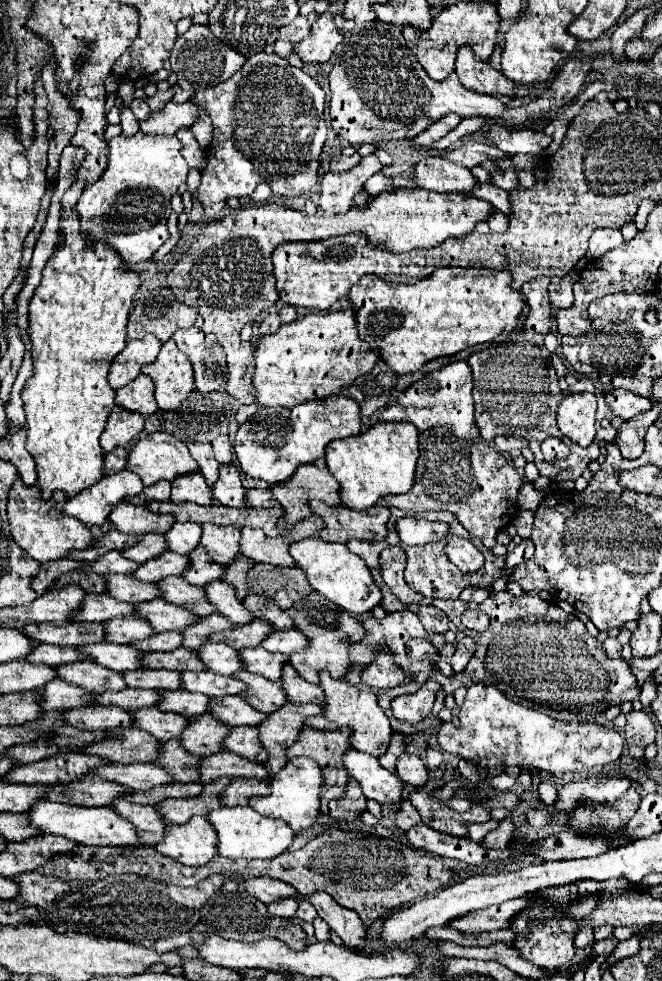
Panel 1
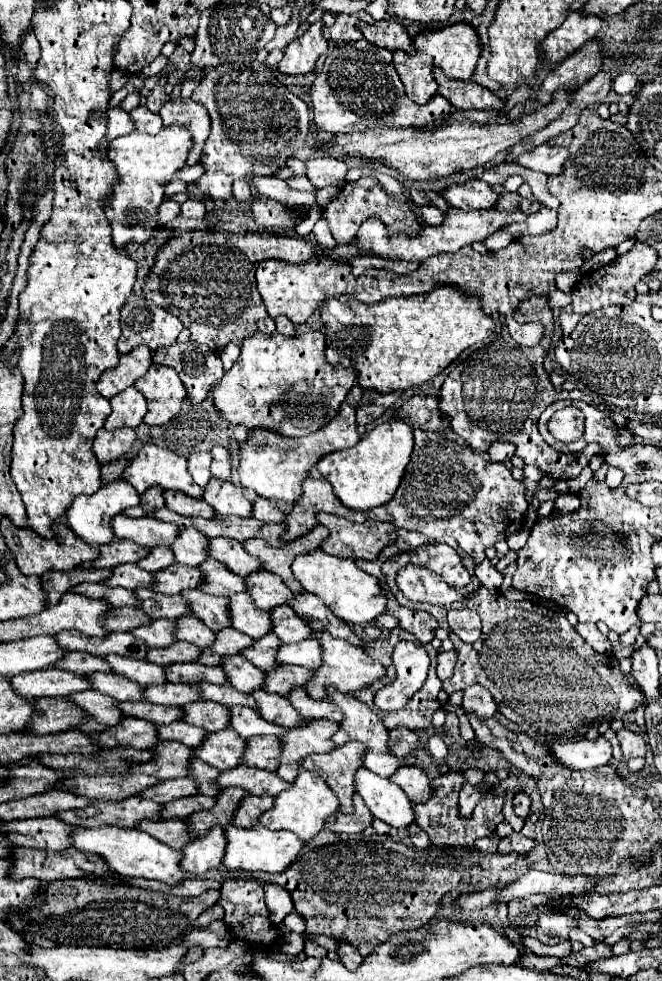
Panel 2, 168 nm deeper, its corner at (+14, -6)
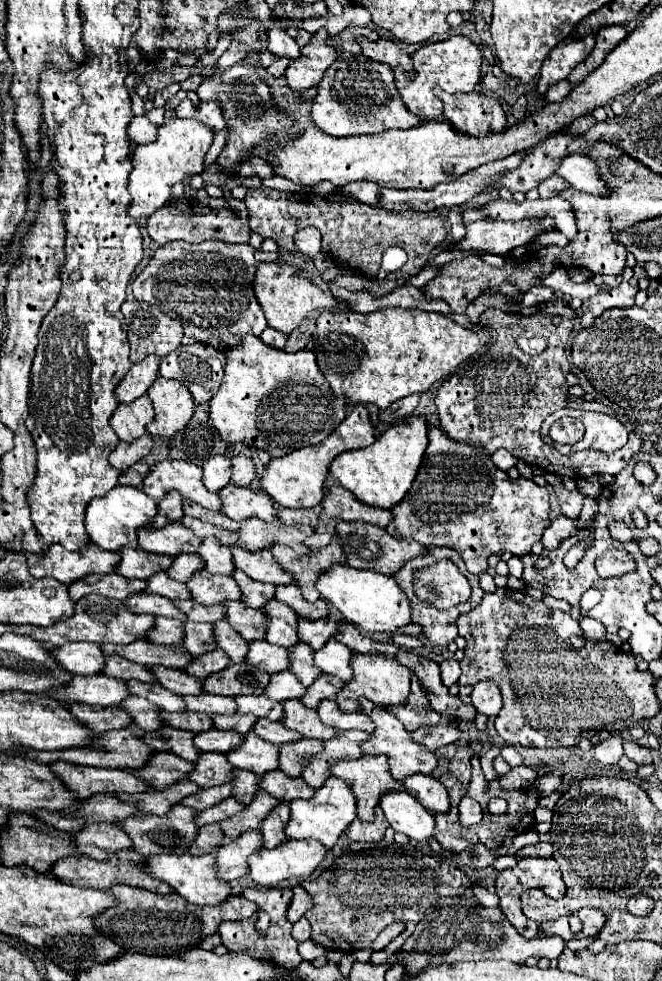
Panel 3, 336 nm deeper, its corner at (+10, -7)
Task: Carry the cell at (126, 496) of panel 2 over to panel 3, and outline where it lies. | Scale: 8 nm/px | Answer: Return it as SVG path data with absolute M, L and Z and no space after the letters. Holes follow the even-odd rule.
M115 485L107 495L93 499L85 511L85 529L89 539L105 551L119 551L119 547L137 549L137 529L149 527L149 521L157 513L157 503L149 499L139 487Z

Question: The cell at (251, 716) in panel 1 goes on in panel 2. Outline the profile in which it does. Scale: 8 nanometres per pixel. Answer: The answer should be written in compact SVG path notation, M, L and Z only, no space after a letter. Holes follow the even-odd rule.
M233 706L231 712L233 712L233 718L229 728L239 732L245 740L253 736L281 736L285 732L285 728L265 722L265 718L261 718L259 712L249 710L245 706Z

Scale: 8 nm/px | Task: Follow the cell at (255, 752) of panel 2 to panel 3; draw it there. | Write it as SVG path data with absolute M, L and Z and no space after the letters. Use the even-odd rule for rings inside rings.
M299 739L293 743L281 745L279 747L279 769L289 777L299 777L301 767L305 767L305 759L309 759L313 751L321 751L319 739Z

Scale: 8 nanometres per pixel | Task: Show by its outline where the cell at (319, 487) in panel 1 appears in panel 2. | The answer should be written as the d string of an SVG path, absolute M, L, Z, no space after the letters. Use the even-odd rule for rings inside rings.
M307 478L303 482L303 496L299 502L295 502L293 512L287 516L287 532L283 534L283 542L293 542L307 534L313 526L317 526L317 514L319 512L331 512L337 516L343 516L353 522L365 522L365 512L347 510L347 506L341 506L341 500L333 494L331 484L325 478Z

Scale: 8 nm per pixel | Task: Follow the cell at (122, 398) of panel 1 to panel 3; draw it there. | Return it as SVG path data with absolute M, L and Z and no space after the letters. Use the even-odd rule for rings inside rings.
M143 395L133 403L121 403L111 417L111 427L121 441L131 443L137 437L145 435L145 425L153 419L153 415L155 413L151 399Z

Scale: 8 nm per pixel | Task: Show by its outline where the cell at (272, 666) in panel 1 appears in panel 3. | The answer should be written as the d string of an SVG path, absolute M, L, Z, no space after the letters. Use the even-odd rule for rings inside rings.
M323 673L319 679L315 679L313 685L309 685L305 689L305 695L299 697L297 701L301 701L305 707L315 709L321 699L333 699L333 695L337 693L337 689L341 689L341 687L343 687L341 679L337 679L335 675Z

